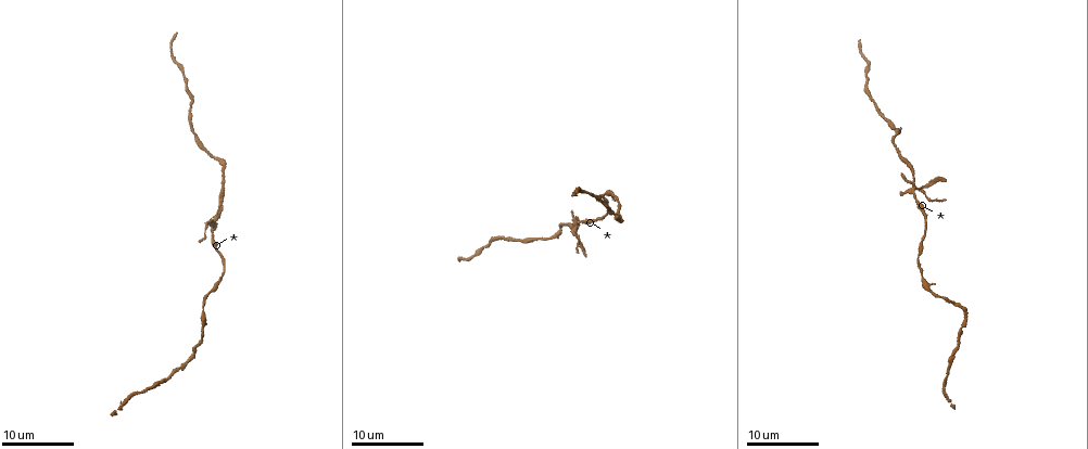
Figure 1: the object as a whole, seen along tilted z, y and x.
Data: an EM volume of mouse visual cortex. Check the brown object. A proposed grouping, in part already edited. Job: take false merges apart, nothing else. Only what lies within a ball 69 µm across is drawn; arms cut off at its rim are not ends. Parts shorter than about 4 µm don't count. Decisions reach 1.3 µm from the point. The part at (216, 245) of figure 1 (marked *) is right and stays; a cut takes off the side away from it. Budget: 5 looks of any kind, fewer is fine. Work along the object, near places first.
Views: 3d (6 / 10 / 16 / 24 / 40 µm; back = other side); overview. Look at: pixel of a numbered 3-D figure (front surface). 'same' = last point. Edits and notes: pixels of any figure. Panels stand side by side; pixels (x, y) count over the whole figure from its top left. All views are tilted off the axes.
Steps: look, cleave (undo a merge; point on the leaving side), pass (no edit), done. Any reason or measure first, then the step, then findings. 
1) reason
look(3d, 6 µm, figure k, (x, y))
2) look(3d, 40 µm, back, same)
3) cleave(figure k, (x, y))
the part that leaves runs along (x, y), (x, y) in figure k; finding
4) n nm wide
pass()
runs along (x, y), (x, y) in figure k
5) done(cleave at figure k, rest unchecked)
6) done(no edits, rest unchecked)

two arms in line, one across
look(3d, 24 µm, figure 1, (928, 289))

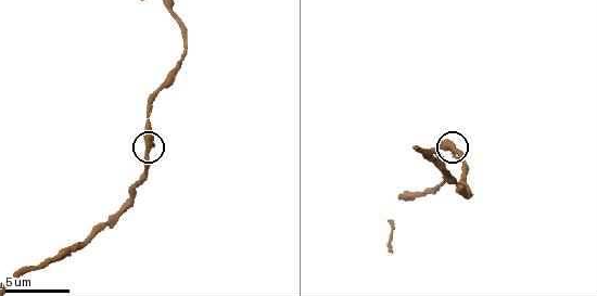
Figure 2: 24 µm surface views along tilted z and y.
look(3d, 10 µm, figure 2, (147, 149))

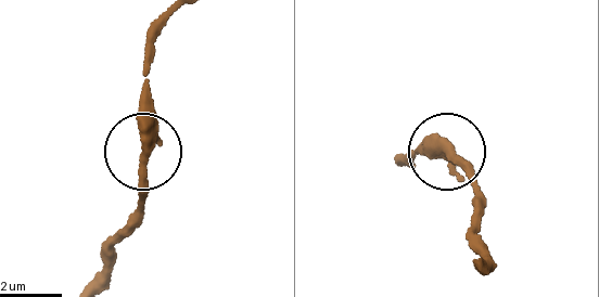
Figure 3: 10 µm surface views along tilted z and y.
290 nm wide
pass()
continuous, no second neuron

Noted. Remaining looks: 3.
thin neck
look(3d, 16 µm, figure 1, (865, 74))

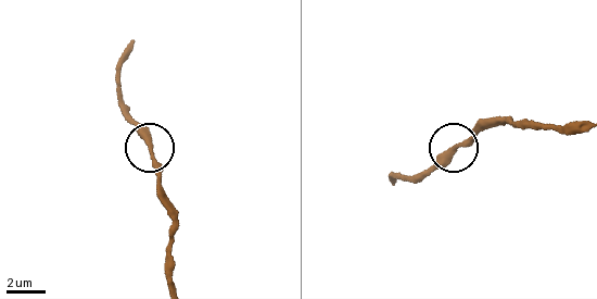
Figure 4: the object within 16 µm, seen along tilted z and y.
look(3d, 10 µm, figure 4, (153, 153))

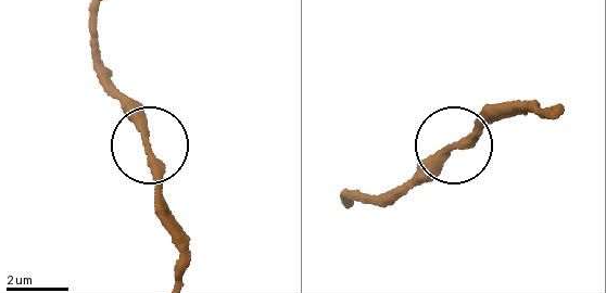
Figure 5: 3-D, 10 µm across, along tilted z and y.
280 nm wide
pass()
runs along (555, 116), (517, 111), (401, 186) in figure 5; all the same neuron

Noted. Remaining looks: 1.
done(no edits, rest unchecked)

